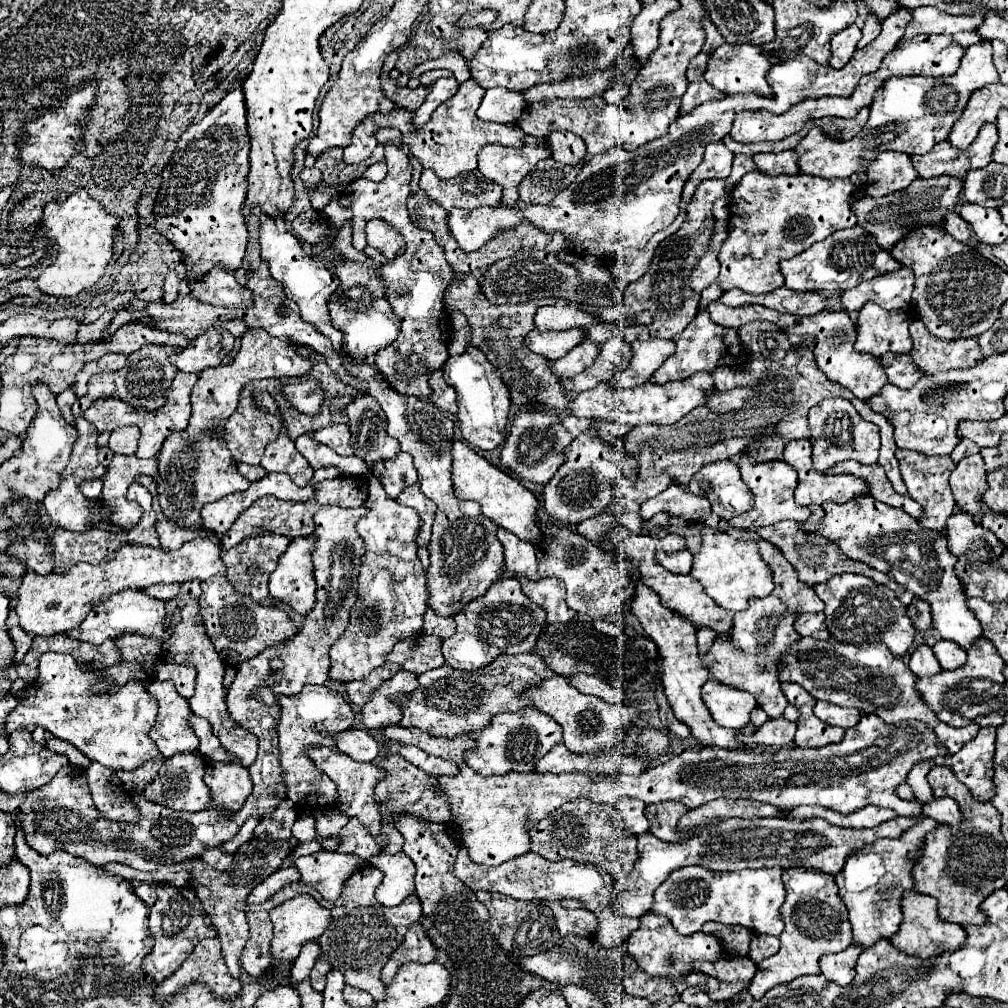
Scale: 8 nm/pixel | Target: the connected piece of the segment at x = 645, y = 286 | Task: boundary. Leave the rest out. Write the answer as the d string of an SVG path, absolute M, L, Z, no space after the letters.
M707 179L697 187L697 191L695 191L695 195L687 207L689 213L687 213L685 223L681 225L681 229L675 235L671 235L669 239L665 239L661 243L661 247L657 249L657 253L653 257L651 269L639 281L631 283L625 289L625 301L621 305L599 307L599 309L579 305L579 309L593 313L593 315L601 315L601 319L605 319L609 323L619 321L627 315L651 311L655 315L653 325L649 325L649 331L653 337L673 339L675 335L679 335L693 321L693 317L699 313L701 295L689 287L689 277L691 277L691 271L695 267L695 261L709 249L709 241L713 235L713 211L711 211L711 207L723 193L725 193L725 181L723 179Z

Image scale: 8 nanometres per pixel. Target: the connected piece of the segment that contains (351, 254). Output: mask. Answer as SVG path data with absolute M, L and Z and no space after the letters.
M351 221L339 229L335 241L333 241L333 255L335 259L351 259L351 261L365 261L367 255L365 251L357 251L351 245Z

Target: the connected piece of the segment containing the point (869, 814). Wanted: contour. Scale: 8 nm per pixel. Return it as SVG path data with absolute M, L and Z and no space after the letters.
M869 805L869 807L863 807L861 811L855 811L855 813L849 813L849 815L841 815L837 811L829 811L829 809L823 809L823 817L833 823L833 825L845 828L873 828L889 819L895 819L897 813L893 813L891 809L885 809L885 807L875 807L875 805Z

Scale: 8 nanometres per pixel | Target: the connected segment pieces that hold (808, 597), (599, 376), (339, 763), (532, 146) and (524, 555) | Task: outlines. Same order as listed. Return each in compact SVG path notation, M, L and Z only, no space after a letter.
M747 531L741 537L743 541L759 541L759 549L763 555L763 561L769 563L773 569L773 579L775 579L775 591L777 595L793 613L819 613L825 609L825 603L815 595L813 587L797 579L797 571L793 565L785 559L781 551L777 551L769 541L761 539L755 531Z
M611 337L605 343L601 343L601 351L595 363L587 367L581 375L561 379L561 387L571 393L581 393L597 387L597 383L607 383L629 365L631 357L633 357L631 345L623 339Z
M313 747L307 749L307 755L311 757L311 761L315 763L315 767L319 771L323 771L335 785L337 785L337 807L347 813L349 817L357 817L365 827L369 827L371 835L379 835L381 829L381 815L379 815L379 805L373 797L373 787L377 783L377 779L385 777L385 771L379 769L373 763L359 763L349 759L349 755L343 755L335 749L329 747Z
M527 135L523 147L487 145L479 153L479 171L487 179L503 187L501 207L517 207L517 187L521 179L531 171L537 161L551 157L551 151L543 147L543 141Z
M497 529L497 537L501 539L501 545L505 549L505 571L501 579L523 575L531 581L537 581L541 575L537 573L537 559L535 559L535 547L527 541L521 541L517 535Z

